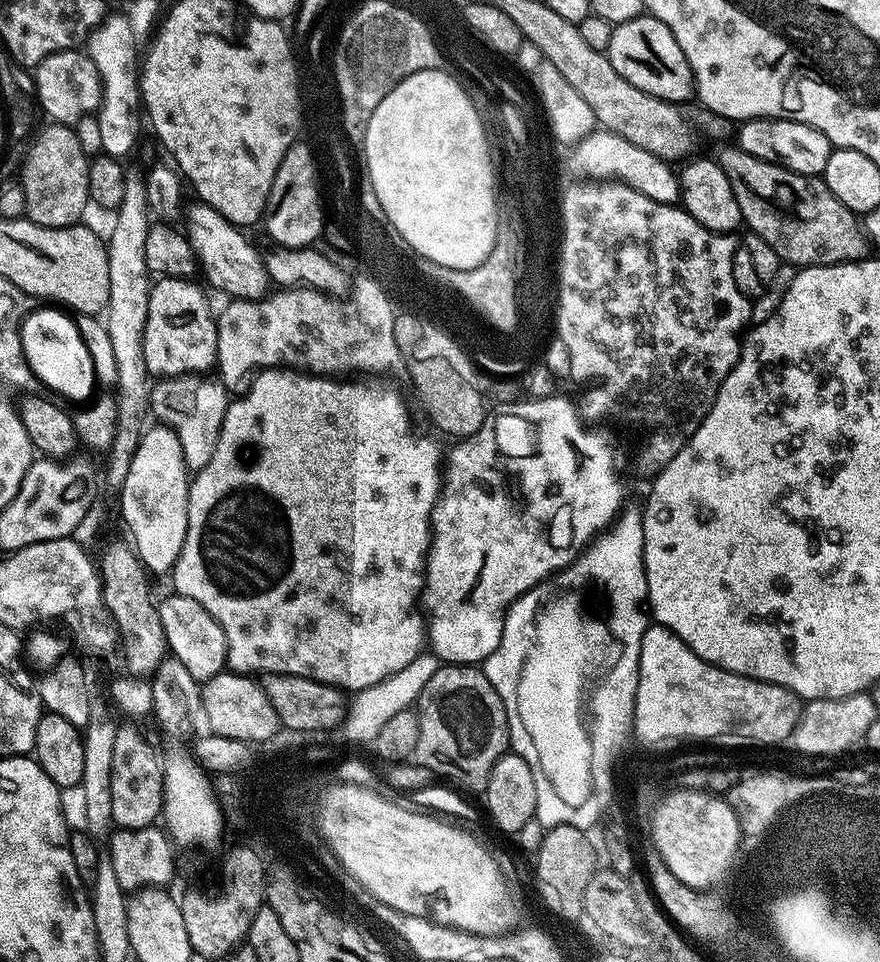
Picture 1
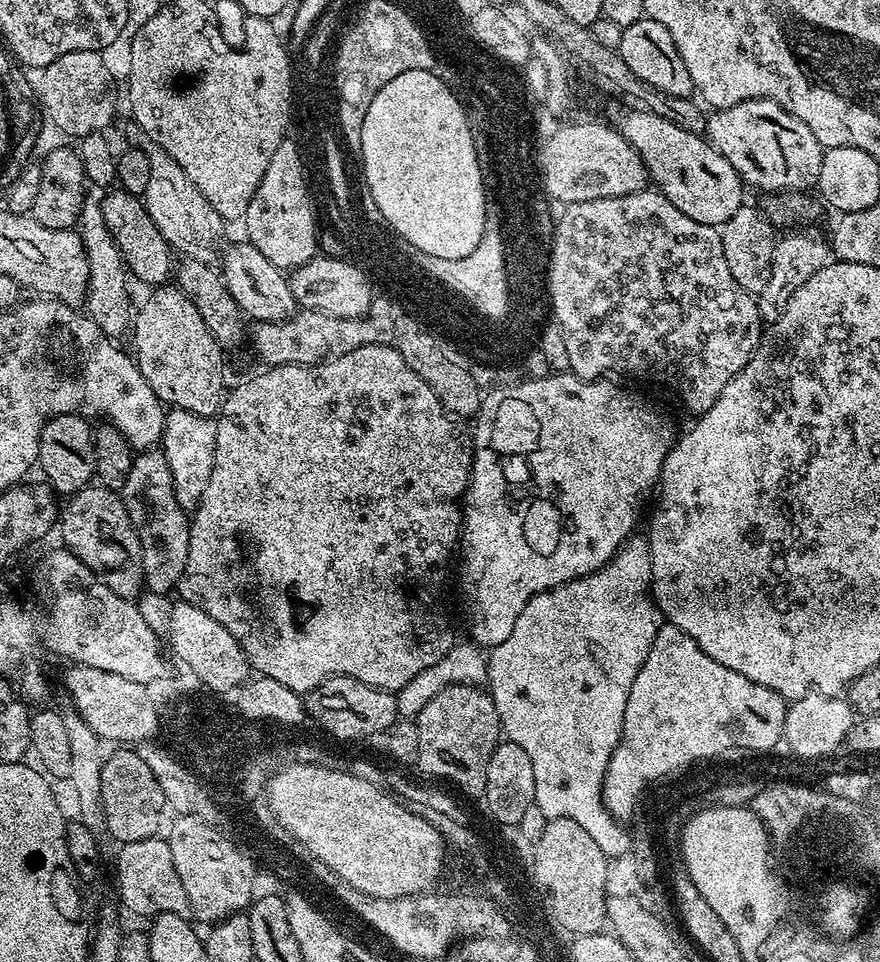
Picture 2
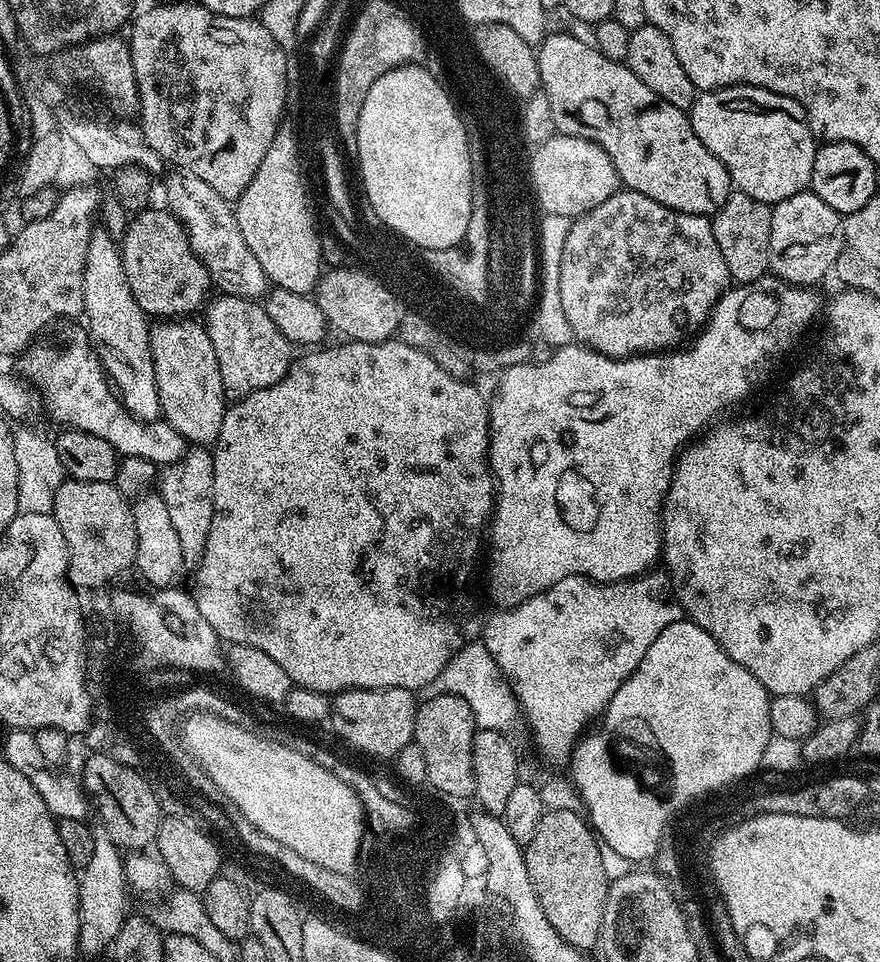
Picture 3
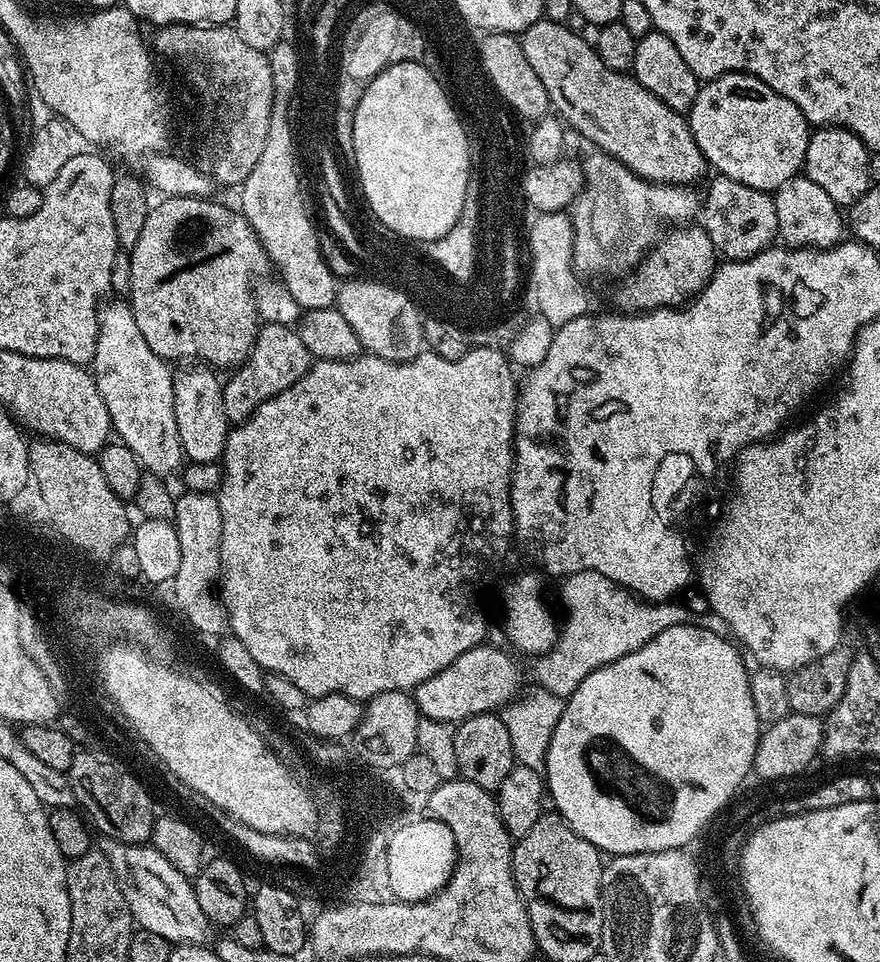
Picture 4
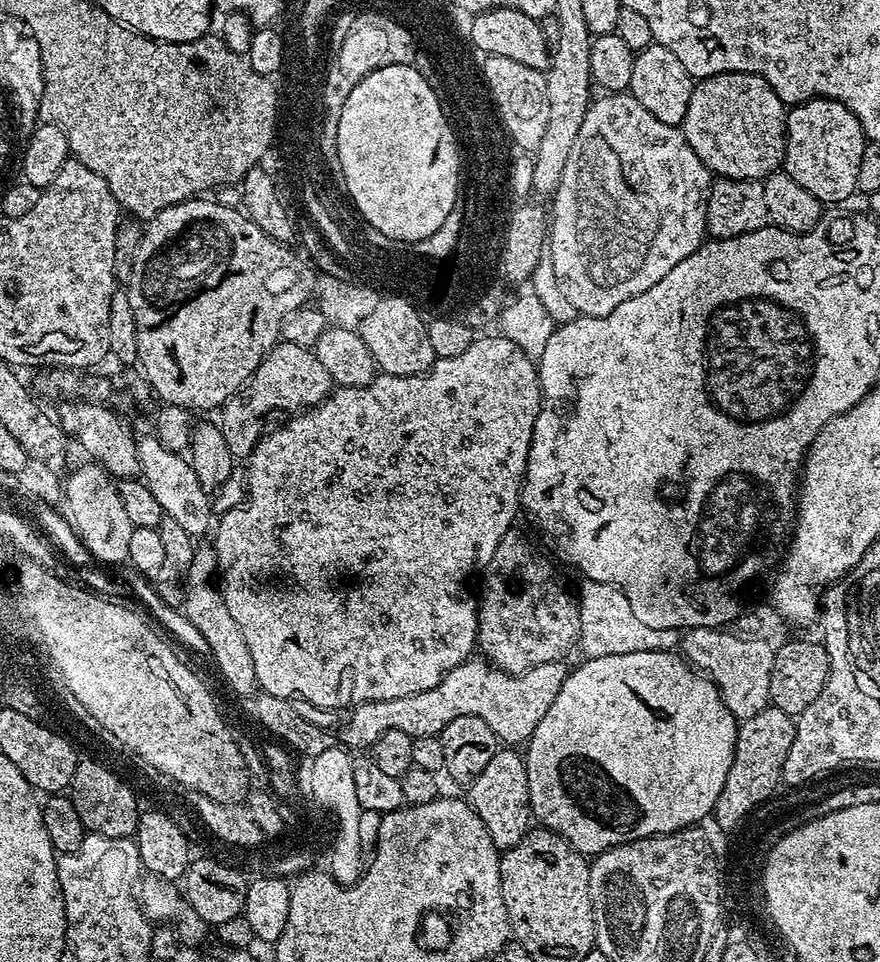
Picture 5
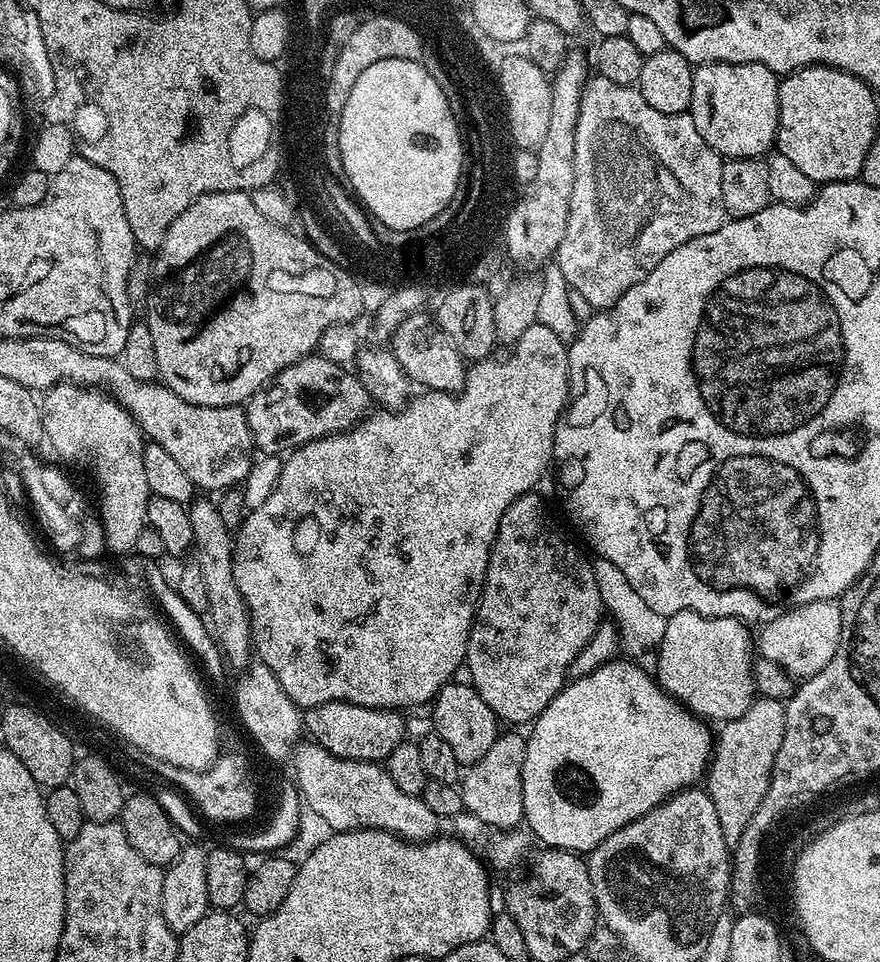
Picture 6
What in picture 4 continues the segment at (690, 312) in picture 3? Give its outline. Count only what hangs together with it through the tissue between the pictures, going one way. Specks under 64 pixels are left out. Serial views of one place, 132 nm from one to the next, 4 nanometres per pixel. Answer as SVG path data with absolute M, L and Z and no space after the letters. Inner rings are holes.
M676 226L665 231L648 251L635 270L619 281L616 300L628 314L652 312L655 308L678 308L710 282L718 267L718 253L714 242L700 226Z

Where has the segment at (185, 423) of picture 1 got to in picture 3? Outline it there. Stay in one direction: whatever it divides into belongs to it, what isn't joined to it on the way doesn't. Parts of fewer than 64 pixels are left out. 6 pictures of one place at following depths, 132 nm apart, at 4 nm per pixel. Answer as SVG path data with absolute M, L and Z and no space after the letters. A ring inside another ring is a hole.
M192 446L178 460L167 465L169 468L159 473L158 495L166 502L170 513L170 523L178 533L178 542L182 546L184 567L194 570L200 565L202 554L206 550L206 538L210 538L210 522L214 522L214 462L207 447Z

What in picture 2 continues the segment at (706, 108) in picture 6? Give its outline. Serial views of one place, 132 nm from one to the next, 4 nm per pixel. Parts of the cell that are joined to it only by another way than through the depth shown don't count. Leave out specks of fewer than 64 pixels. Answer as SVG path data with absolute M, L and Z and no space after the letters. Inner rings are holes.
M747 100L729 108L715 109L707 119L707 139L720 151L722 158L726 158L726 162L734 166L734 170L749 189L761 188L764 194L775 194L803 193L817 187L825 149L821 148L818 138L814 138L806 122L794 118L794 114L790 114L782 106L772 100Z

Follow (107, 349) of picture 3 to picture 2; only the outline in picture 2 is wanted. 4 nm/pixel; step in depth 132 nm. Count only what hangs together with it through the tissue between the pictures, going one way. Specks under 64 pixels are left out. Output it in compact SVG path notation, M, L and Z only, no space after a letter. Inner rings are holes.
M85 199L80 211L78 231L86 250L86 262L90 266L86 297L87 311L90 313L92 320L98 322L100 329L108 336L113 338L127 337L130 332L130 325L134 320L134 304L132 308L131 302L128 301L130 273L124 267L122 254L106 226L106 218L102 218L102 206L99 199Z

